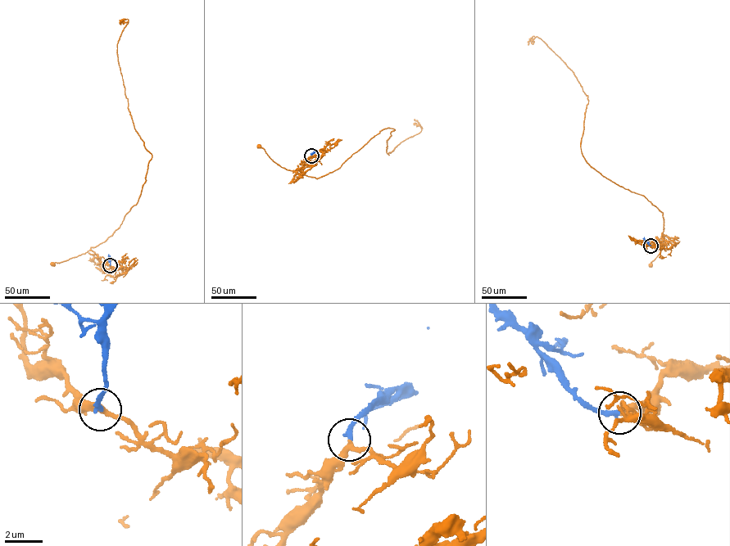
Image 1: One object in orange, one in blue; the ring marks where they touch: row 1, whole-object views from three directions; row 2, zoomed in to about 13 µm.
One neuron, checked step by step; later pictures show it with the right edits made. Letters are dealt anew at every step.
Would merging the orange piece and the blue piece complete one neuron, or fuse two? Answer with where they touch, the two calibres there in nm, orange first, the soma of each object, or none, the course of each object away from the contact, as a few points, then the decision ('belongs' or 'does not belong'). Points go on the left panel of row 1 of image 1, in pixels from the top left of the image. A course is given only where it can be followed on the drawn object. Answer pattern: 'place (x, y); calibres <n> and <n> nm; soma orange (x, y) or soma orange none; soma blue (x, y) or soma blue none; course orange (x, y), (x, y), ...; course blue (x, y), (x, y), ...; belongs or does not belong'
place (110, 265); calibres 240 and 280 nm; soma orange (52, 263); soma blue none; course orange (110, 265), (102, 262), (90, 250), (52, 264); course blue (110, 265), (108, 254); belongs

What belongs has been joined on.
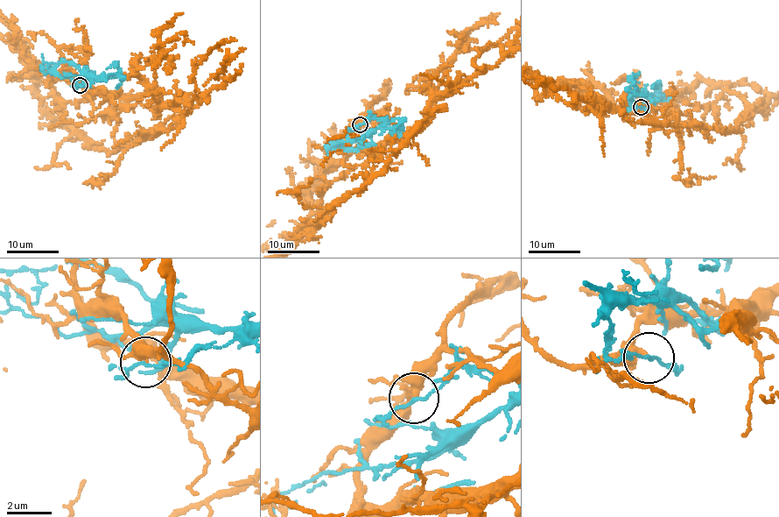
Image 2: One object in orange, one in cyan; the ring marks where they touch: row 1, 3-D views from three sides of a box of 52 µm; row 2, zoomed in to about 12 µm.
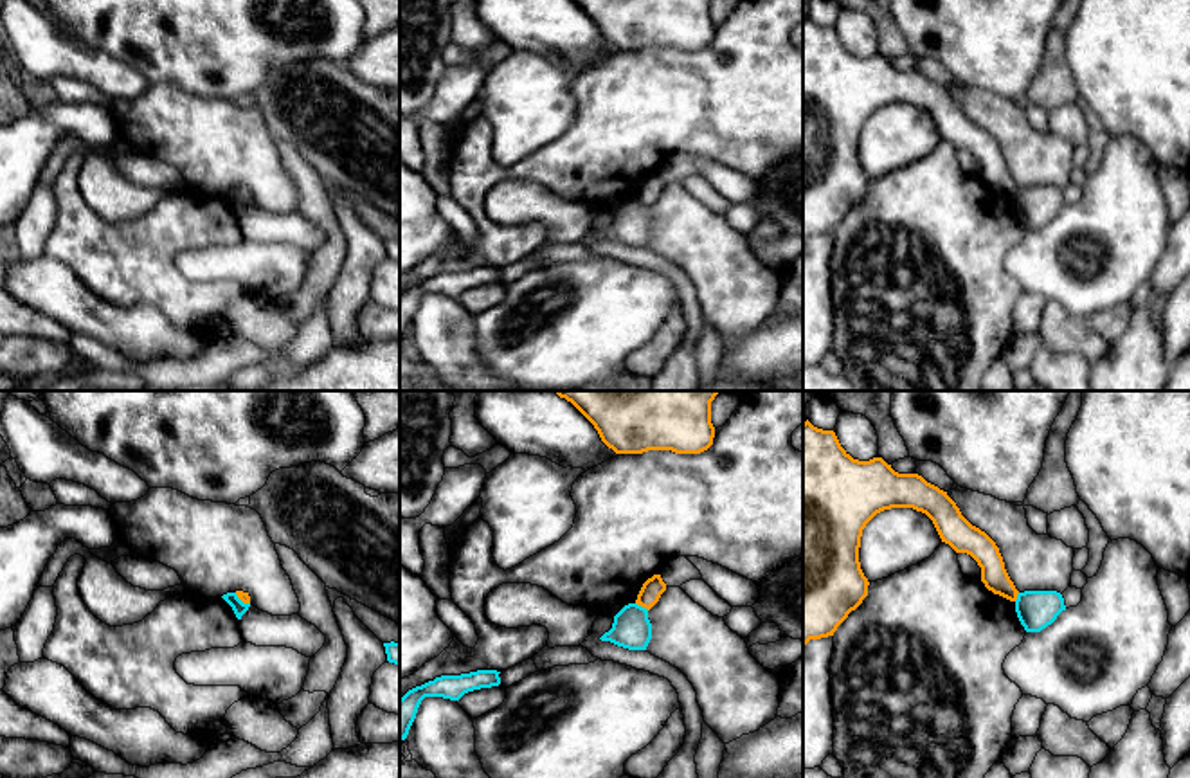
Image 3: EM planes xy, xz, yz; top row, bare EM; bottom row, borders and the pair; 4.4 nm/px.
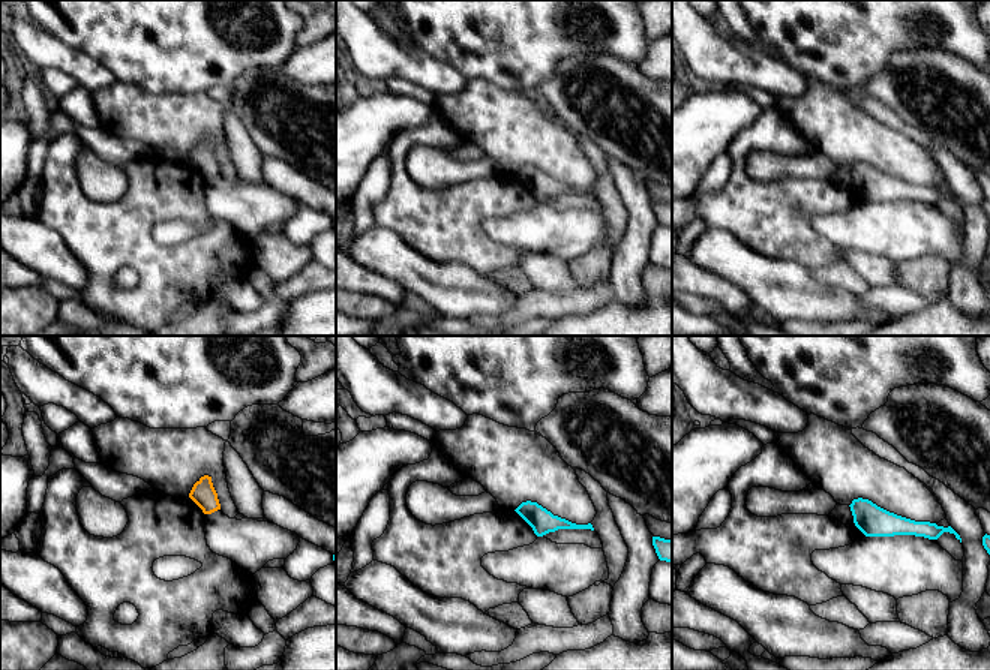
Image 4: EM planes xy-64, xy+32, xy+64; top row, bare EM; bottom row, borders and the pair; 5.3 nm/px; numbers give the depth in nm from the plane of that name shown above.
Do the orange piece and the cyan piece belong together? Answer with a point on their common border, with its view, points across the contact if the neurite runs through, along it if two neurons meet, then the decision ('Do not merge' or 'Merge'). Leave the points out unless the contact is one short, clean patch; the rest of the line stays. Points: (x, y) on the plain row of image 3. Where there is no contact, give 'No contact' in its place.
Touches orange at xz (643, 202). Boundary: xz (636, 199), (649, 206). Do not merge

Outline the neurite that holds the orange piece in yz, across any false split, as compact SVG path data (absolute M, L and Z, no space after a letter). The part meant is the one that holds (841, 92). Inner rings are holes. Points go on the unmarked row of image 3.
M803 20L803 243L810 236L834 232L837 223L868 193L868 175L859 158L861 133L866 121L880 108L913 104L925 110L942 139L956 149L970 151L981 164L981 178L988 187L1010 198L1019 187L1010 176L996 139L972 122L947 88L918 70L898 70L882 54L853 56L834 27Z

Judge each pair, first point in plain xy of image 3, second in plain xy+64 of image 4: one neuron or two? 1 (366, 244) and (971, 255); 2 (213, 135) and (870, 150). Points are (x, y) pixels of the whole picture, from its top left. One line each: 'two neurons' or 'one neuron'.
1: one neuron
2: one neuron

